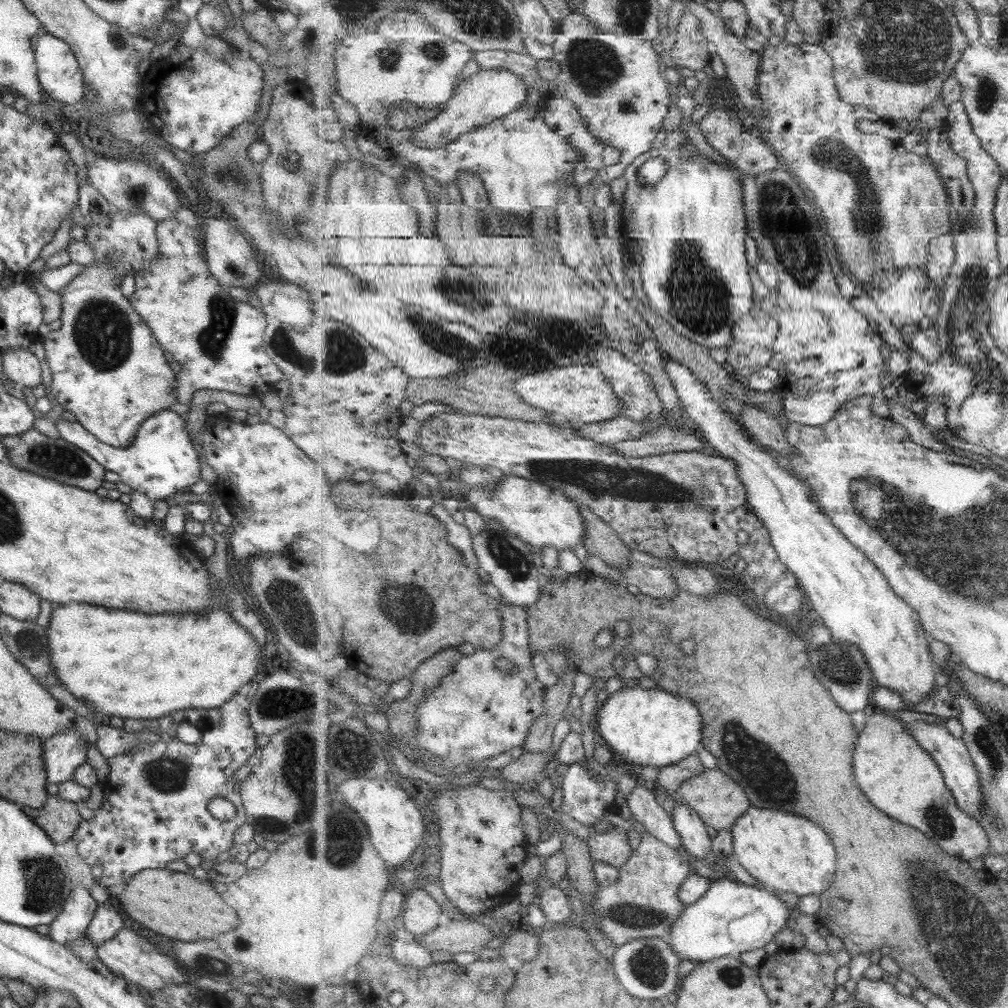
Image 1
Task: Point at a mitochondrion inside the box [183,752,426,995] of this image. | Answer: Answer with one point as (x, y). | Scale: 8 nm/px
(347, 838)

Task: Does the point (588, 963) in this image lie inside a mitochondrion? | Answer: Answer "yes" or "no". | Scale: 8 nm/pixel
no

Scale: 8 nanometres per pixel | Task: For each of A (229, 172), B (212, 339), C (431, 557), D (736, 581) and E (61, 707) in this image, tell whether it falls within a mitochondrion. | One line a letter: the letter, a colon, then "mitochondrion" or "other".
A: mitochondrion
B: mitochondrion
C: other
D: other
E: other

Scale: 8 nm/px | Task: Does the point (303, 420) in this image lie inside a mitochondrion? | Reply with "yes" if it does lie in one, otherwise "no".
no

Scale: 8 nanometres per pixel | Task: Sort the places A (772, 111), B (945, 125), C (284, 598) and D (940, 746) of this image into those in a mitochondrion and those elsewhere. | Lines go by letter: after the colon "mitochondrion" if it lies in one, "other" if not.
A: other
B: other
C: mitochondrion
D: other

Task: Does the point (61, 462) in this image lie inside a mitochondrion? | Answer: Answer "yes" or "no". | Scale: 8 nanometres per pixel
yes

